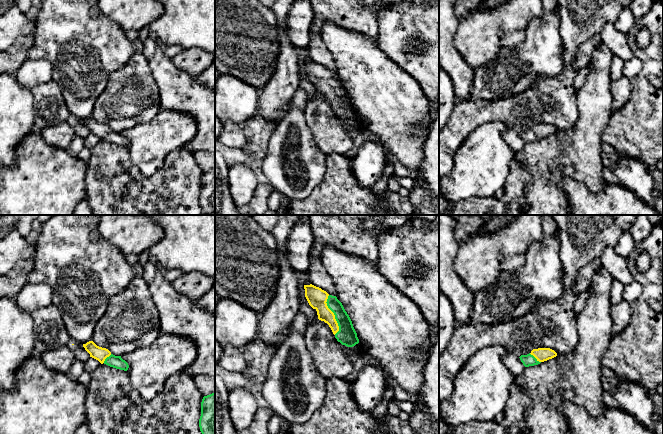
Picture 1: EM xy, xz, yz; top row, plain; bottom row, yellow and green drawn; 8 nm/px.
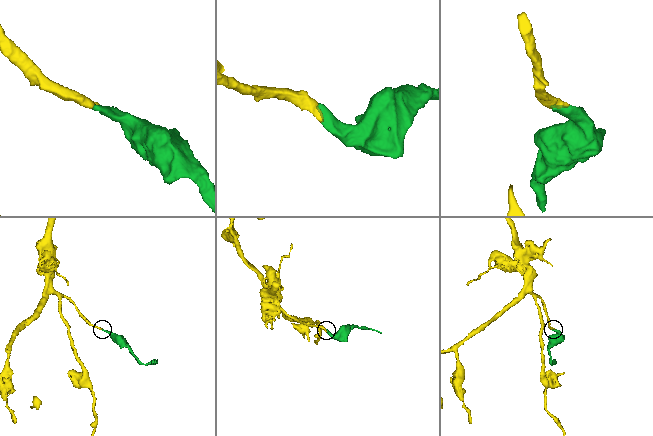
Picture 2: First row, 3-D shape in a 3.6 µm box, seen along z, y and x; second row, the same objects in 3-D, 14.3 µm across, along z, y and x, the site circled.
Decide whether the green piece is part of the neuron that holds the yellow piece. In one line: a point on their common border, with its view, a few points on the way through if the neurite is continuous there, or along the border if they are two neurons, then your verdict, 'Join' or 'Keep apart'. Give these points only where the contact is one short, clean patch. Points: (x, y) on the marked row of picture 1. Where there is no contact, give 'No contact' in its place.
Touches yellow at xz (334, 315). Path across: xz (316, 297), (334, 315), (347, 336). Join

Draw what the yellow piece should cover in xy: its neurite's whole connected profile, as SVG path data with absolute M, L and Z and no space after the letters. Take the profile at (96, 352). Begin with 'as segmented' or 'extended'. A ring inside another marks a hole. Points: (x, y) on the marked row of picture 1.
extended; M93 341L83 344L85 350L90 354L90 357L98 360L101 364L106 364L110 367L127 371L128 363L121 356L113 355L108 349L97 346Z

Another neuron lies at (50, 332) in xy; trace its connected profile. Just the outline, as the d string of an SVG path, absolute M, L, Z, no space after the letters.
M50 304L31 315L34 331L33 354L40 356L45 351L73 344L61 312L55 305Z

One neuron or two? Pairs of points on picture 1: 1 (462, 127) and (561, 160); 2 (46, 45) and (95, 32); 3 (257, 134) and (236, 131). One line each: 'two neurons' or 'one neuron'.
1: two neurons
2: one neuron
3: two neurons

